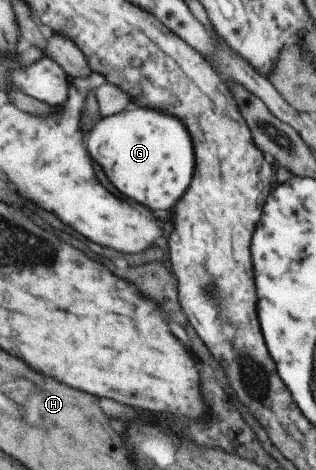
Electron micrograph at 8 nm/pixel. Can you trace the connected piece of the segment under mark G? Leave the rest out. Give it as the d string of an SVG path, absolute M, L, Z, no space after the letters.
M128 102L121 112L102 117L89 131L86 140L89 156L101 166L109 182L123 196L146 206L149 210L169 210L187 190L193 176L193 146L183 124L163 112L145 110Z

